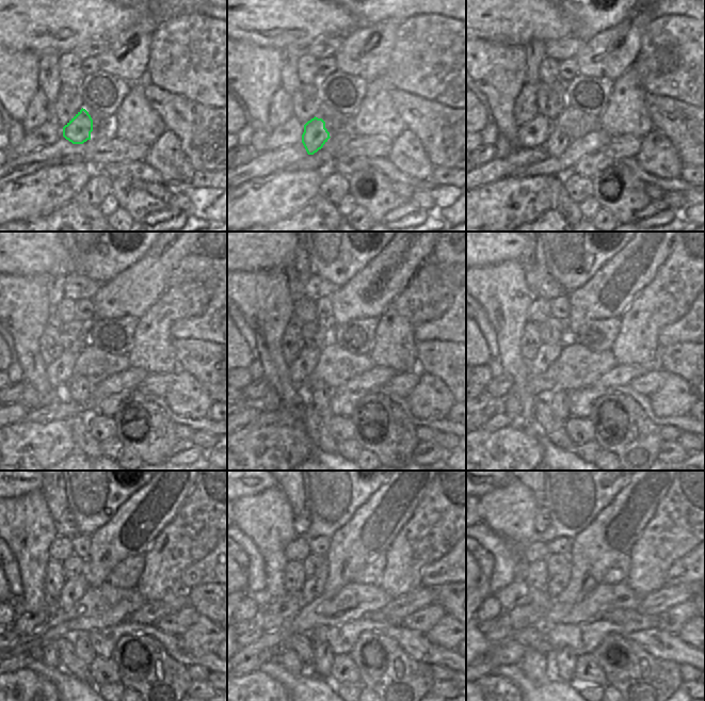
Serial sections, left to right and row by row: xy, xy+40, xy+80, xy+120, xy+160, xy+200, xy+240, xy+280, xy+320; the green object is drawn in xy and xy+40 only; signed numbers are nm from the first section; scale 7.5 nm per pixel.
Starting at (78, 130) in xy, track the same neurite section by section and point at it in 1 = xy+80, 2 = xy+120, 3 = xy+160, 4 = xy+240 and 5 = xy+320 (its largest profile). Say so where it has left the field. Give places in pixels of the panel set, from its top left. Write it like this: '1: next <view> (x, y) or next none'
1: next xy+80 (558, 141)
2: next xy+120 (79, 386)
3: next xy+160 (321, 393)
4: next xy+240 (84, 651)
5: next xy+320 (565, 659)

